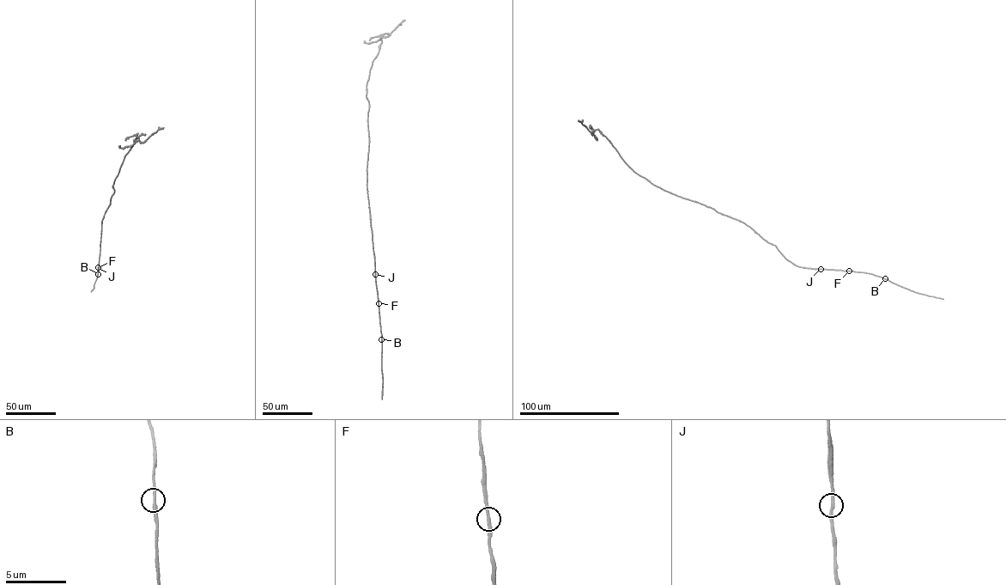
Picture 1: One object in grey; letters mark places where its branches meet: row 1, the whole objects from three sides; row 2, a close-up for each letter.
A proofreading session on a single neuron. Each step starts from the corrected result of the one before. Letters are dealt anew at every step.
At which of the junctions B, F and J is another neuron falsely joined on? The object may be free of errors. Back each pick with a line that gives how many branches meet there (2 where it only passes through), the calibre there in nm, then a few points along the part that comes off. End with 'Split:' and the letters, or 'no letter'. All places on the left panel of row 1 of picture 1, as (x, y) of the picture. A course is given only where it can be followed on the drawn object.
Split: no letter

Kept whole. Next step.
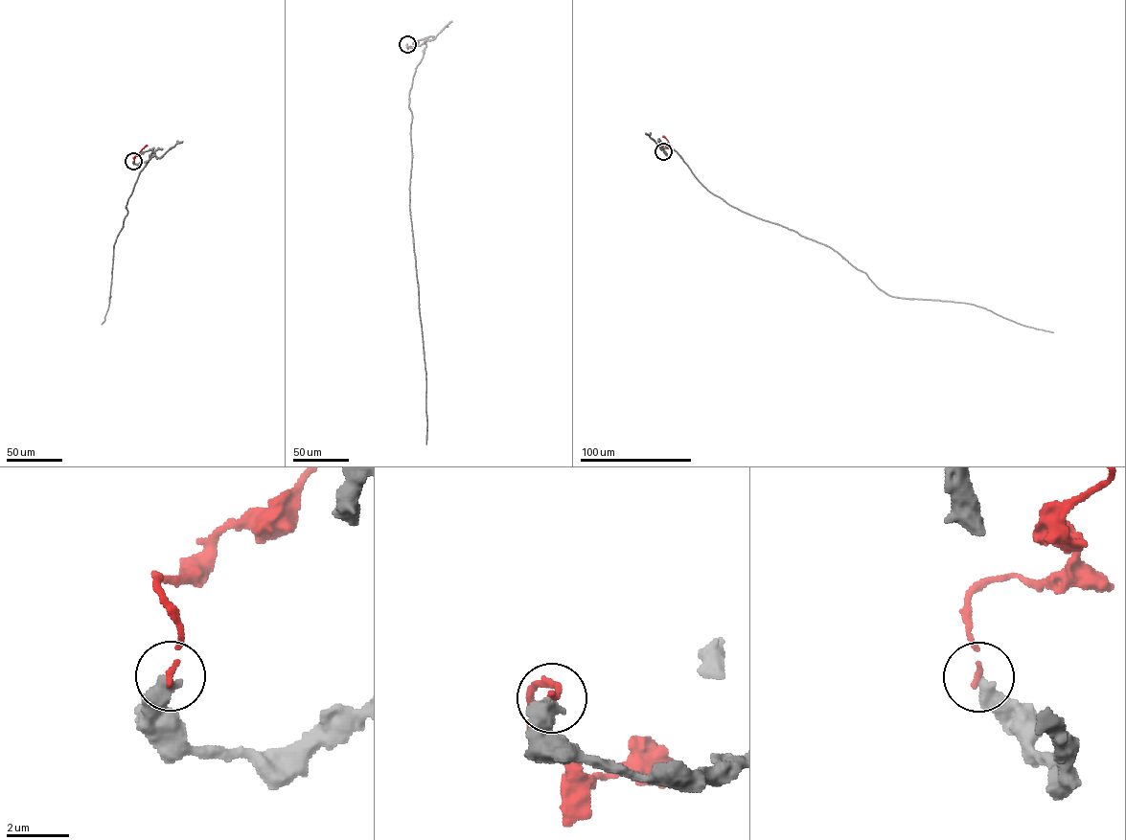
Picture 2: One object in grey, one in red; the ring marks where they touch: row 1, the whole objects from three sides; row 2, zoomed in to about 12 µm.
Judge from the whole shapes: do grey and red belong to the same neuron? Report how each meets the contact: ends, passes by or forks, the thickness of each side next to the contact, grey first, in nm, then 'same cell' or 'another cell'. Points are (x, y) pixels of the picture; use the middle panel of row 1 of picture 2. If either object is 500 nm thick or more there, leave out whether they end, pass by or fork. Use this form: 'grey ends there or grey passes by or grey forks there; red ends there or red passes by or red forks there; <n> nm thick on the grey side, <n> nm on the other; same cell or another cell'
grey ends there; red ends there; 480 nm thick on the grey side, 170 nm on the other; another cell

